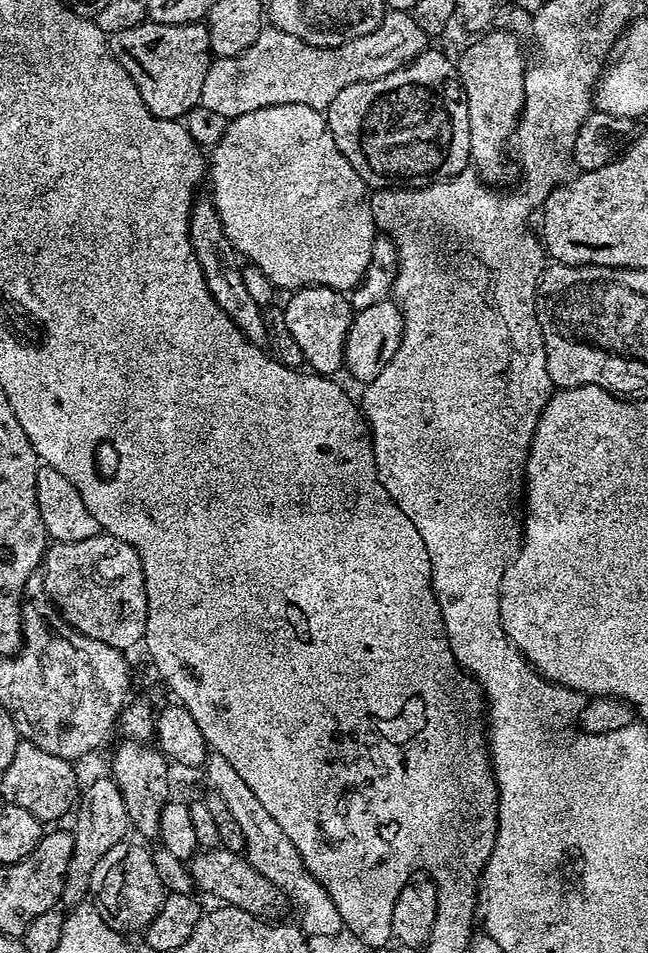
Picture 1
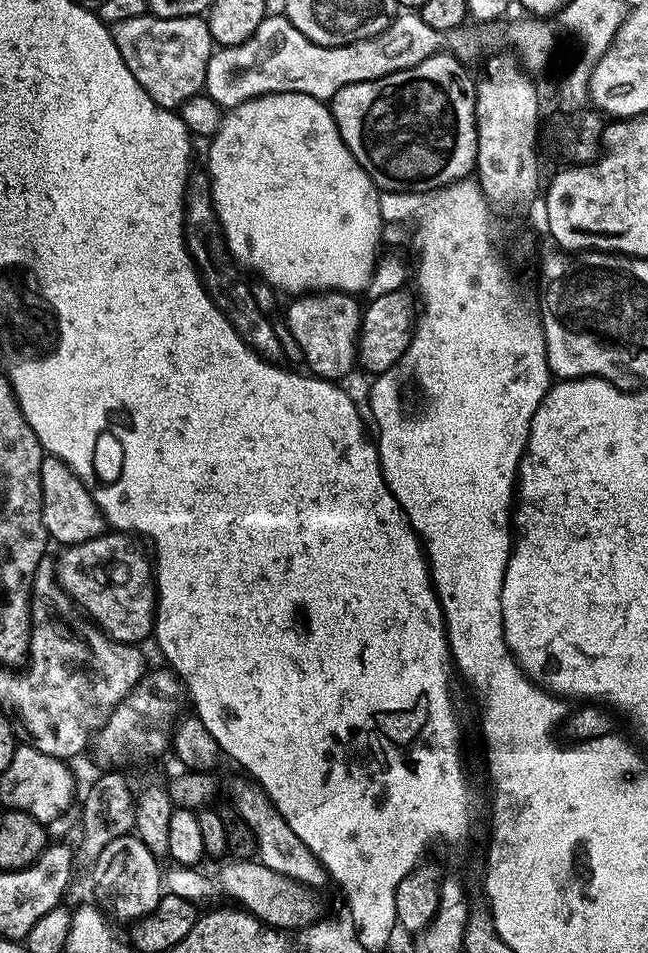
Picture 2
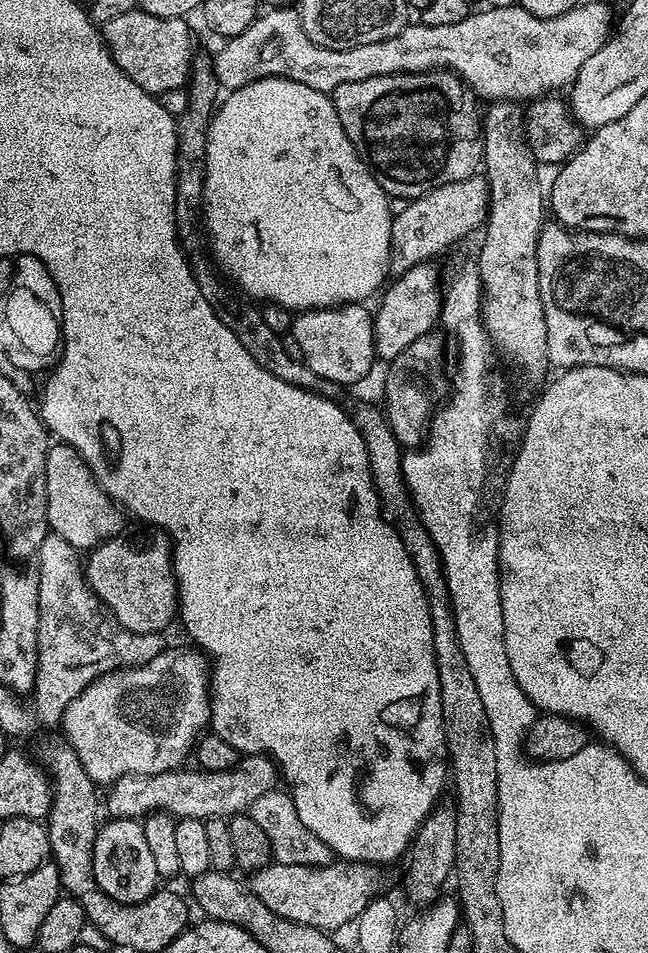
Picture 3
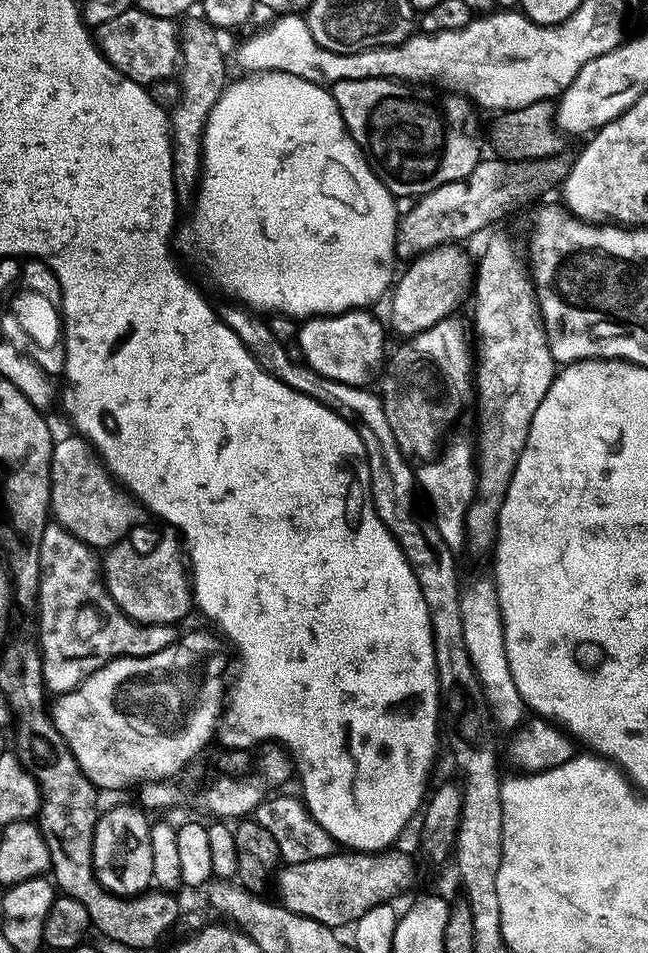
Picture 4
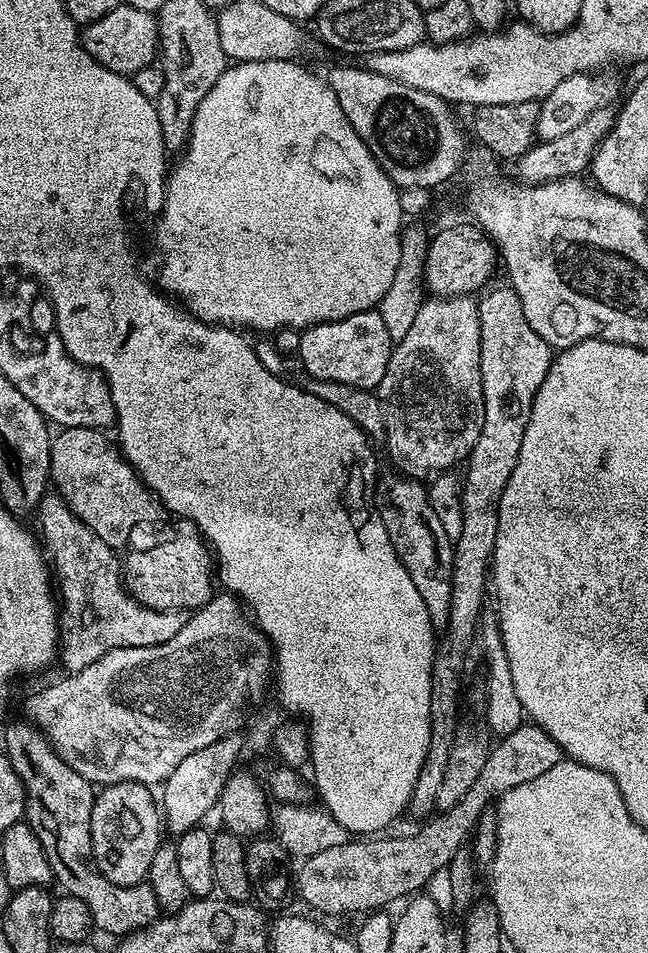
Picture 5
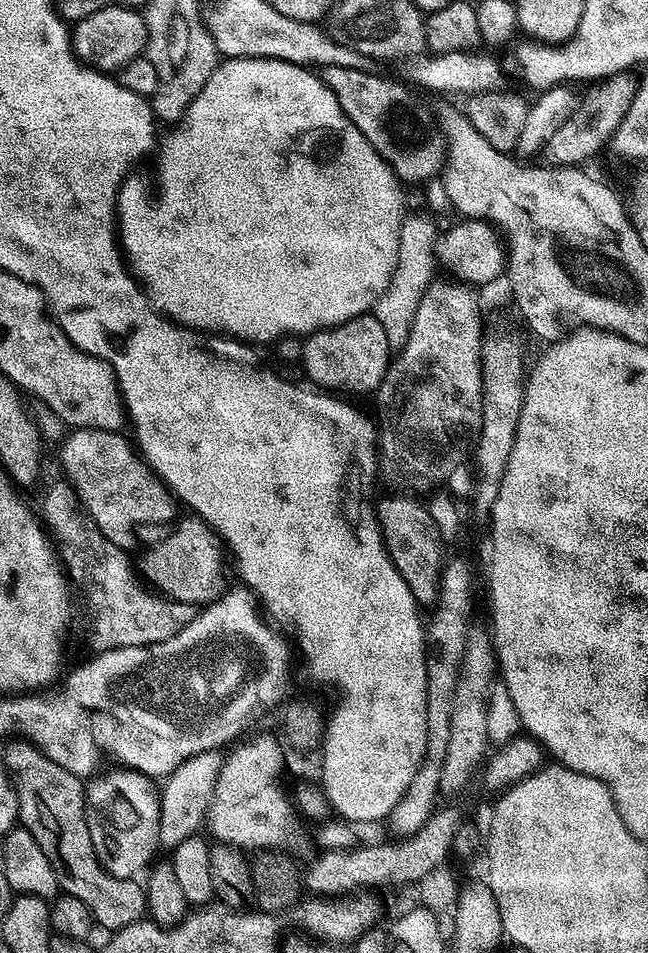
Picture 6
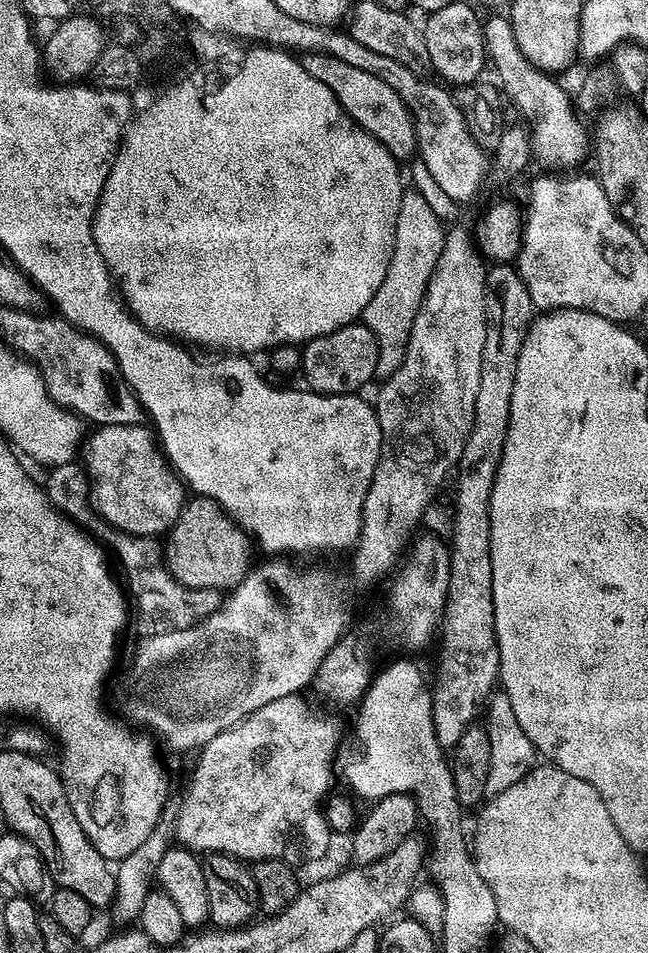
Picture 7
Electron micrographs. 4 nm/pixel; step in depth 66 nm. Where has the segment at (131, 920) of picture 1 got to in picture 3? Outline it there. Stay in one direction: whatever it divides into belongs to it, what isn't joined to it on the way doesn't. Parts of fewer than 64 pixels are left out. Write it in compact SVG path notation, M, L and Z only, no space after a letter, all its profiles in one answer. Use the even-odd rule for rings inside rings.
M112 818L107 821L109 824L99 829L92 851L92 869L98 886L110 898L114 898L119 904L137 904L152 893L157 891L158 877L154 870L154 857L150 855L150 846L146 843L143 823L136 818Z

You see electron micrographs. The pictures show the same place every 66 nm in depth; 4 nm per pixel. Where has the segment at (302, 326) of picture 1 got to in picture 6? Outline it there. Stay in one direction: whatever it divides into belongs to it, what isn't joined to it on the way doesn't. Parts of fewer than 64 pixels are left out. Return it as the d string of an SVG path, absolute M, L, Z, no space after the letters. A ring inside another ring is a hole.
M365 314L356 316L353 320L347 320L345 324L311 333L303 341L302 367L304 366L304 370L302 372L305 377L312 379L320 390L331 390L336 394L348 394L344 392L368 392L368 394L372 394L384 381L393 356L394 350L390 346L390 342L386 342L386 334L382 331L382 322L378 322L378 318L374 314Z

